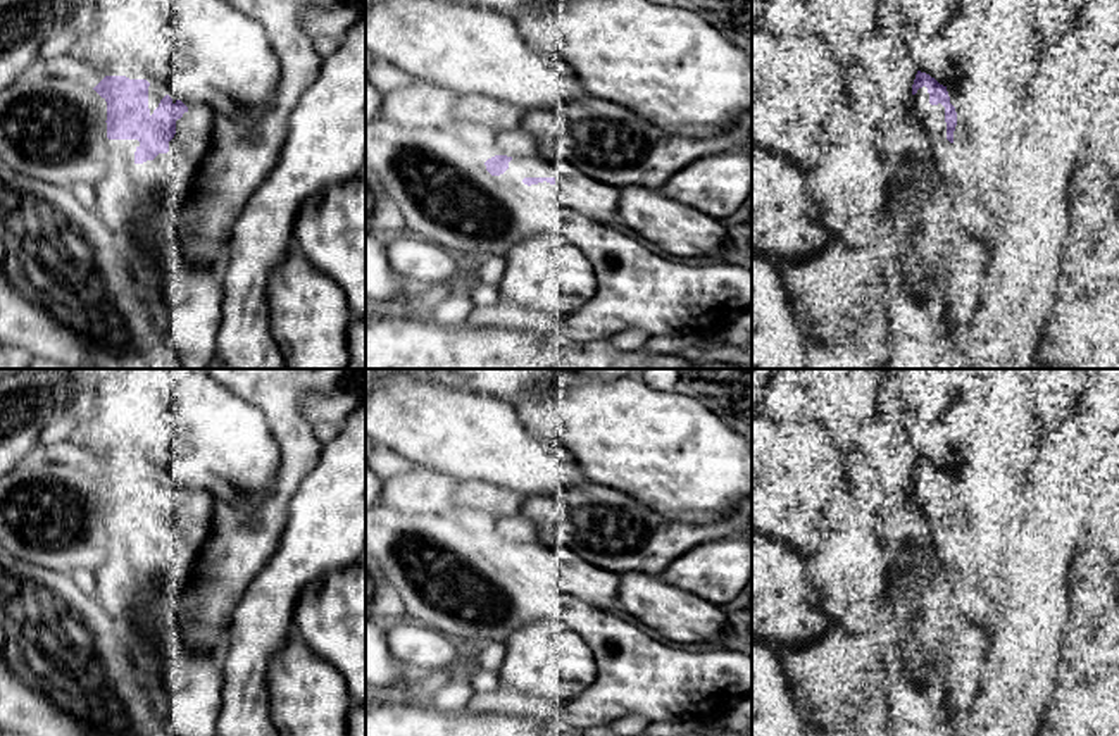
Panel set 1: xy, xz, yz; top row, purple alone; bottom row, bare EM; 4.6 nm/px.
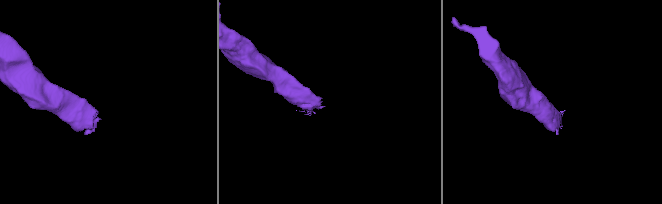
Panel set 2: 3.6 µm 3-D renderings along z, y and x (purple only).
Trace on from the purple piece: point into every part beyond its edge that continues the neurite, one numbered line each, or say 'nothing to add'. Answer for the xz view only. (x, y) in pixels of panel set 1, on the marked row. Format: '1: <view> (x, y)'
1: xz (566, 169)

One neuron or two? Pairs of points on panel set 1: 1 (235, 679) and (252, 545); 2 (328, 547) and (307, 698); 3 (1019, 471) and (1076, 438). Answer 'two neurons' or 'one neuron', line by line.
1: two neurons
2: two neurons
3: two neurons

